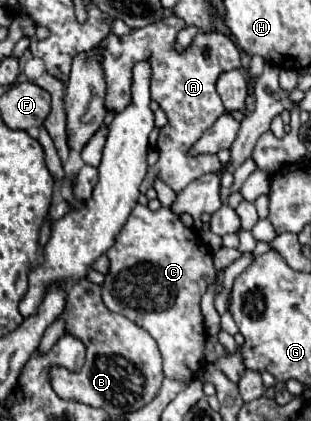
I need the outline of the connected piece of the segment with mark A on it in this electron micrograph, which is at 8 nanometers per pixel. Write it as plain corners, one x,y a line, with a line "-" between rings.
169,16
161,22
149,24
145,28
137,28
135,32
127,36
113,36
109,34
101,46
105,46
103,54
103,70
105,70
105,80
107,80
107,96
105,96
105,106
121,112
129,104
129,86
131,86
131,68
139,60
149,60
153,68
151,76
151,98
159,102
163,112
169,118
169,124
161,128
159,142
157,142
157,152
159,152
159,162
149,168
145,182
141,184
141,192
145,194
153,186
153,176
159,174
161,180
173,188
175,192
181,192
189,182
197,180
199,176
221,170
221,162
215,154
201,154
201,156
187,156
187,150
191,144
209,128
213,122
225,114
225,108
221,104
221,98
215,90
215,82
221,72
239,68
241,52
233,44
233,40
221,32
199,32
197,38
193,40
191,48
187,48
183,54
177,54
173,50
173,42
177,32
185,26
181,18

